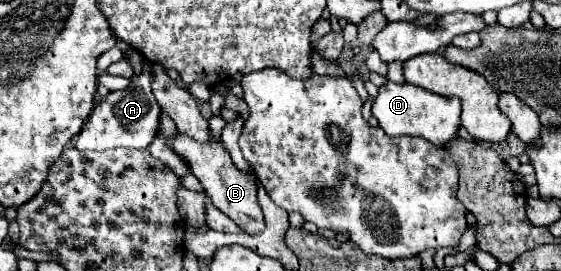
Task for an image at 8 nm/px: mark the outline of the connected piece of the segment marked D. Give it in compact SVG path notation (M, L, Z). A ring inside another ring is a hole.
M386 80L386 84L378 88L378 96L374 98L372 114L378 120L378 126L384 132L388 132L390 136L404 136L404 134L420 136L420 138L426 138L428 142L440 146L456 136L456 130L460 126L460 100L442 98L442 96L436 96L418 86L396 84L396 82Z

